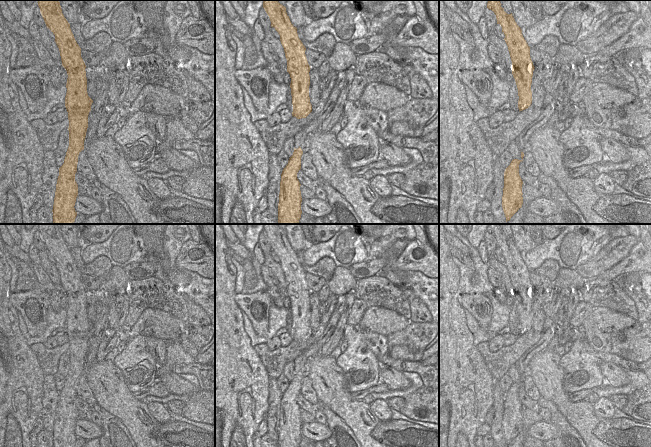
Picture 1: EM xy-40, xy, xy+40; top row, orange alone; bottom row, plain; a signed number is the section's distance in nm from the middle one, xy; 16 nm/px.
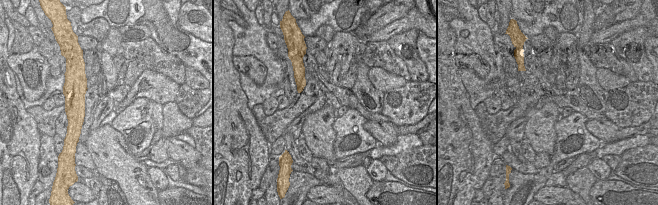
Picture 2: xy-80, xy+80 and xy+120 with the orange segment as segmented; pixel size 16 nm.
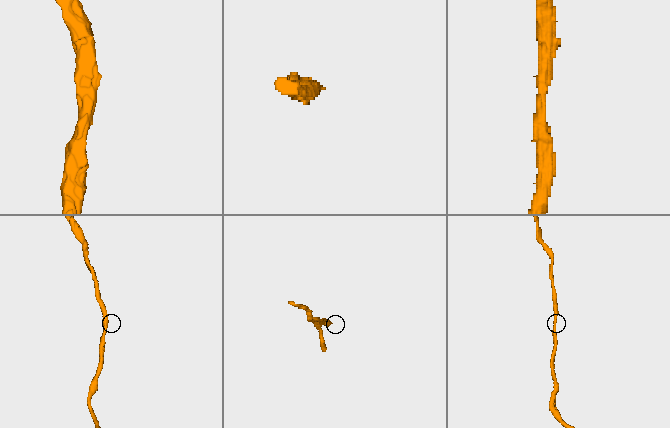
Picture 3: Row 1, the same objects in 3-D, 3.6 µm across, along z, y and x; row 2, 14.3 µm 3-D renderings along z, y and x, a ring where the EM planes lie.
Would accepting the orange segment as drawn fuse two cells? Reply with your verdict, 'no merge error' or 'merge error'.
no merge error

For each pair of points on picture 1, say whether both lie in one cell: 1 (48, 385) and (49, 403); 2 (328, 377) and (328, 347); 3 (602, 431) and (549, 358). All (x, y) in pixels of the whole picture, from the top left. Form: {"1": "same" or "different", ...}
{"1": "same", "2": "different", "3": "different"}

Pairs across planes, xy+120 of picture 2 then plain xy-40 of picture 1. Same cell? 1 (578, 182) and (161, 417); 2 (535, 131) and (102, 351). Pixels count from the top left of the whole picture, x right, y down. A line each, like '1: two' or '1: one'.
1: two
2: two

